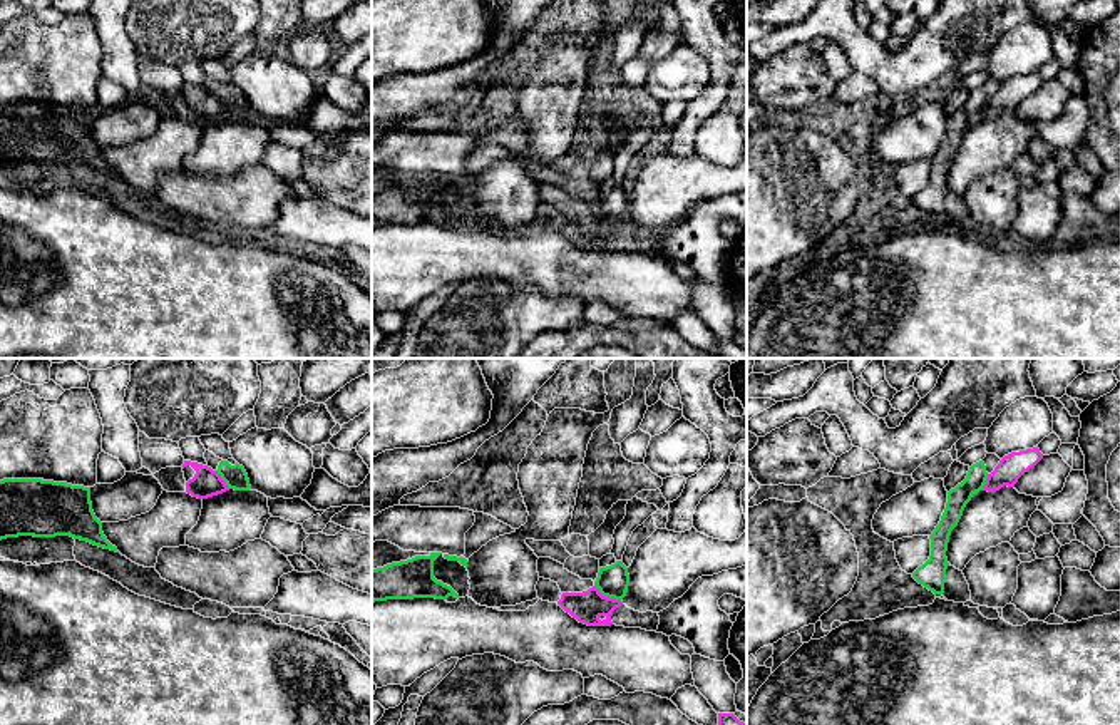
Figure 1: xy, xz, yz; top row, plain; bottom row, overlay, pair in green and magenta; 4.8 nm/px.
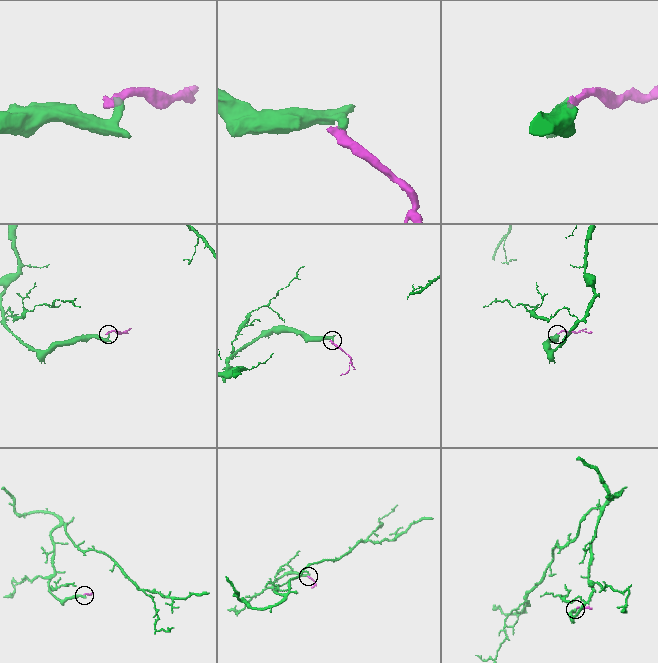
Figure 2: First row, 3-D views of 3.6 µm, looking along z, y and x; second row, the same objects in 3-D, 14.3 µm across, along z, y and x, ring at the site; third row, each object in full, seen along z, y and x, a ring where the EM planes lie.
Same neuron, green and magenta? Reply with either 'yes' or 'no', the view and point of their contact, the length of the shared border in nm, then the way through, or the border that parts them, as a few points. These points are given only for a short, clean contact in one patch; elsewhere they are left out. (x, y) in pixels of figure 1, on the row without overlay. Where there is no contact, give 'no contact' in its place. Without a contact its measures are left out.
no | xz (606, 220) | 160 nm | along xz (595, 208), (603, 220), (620, 226)

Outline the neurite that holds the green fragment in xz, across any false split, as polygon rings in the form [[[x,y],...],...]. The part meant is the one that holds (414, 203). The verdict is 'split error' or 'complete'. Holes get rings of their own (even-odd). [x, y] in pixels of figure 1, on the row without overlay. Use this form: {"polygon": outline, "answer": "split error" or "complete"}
{"polygon": [[[430,177],[429,181],[415,181],[372,194],[372,228],[414,223],[459,223],[450,211],[434,203],[434,186],[440,179]]], "answer": "complete"}

